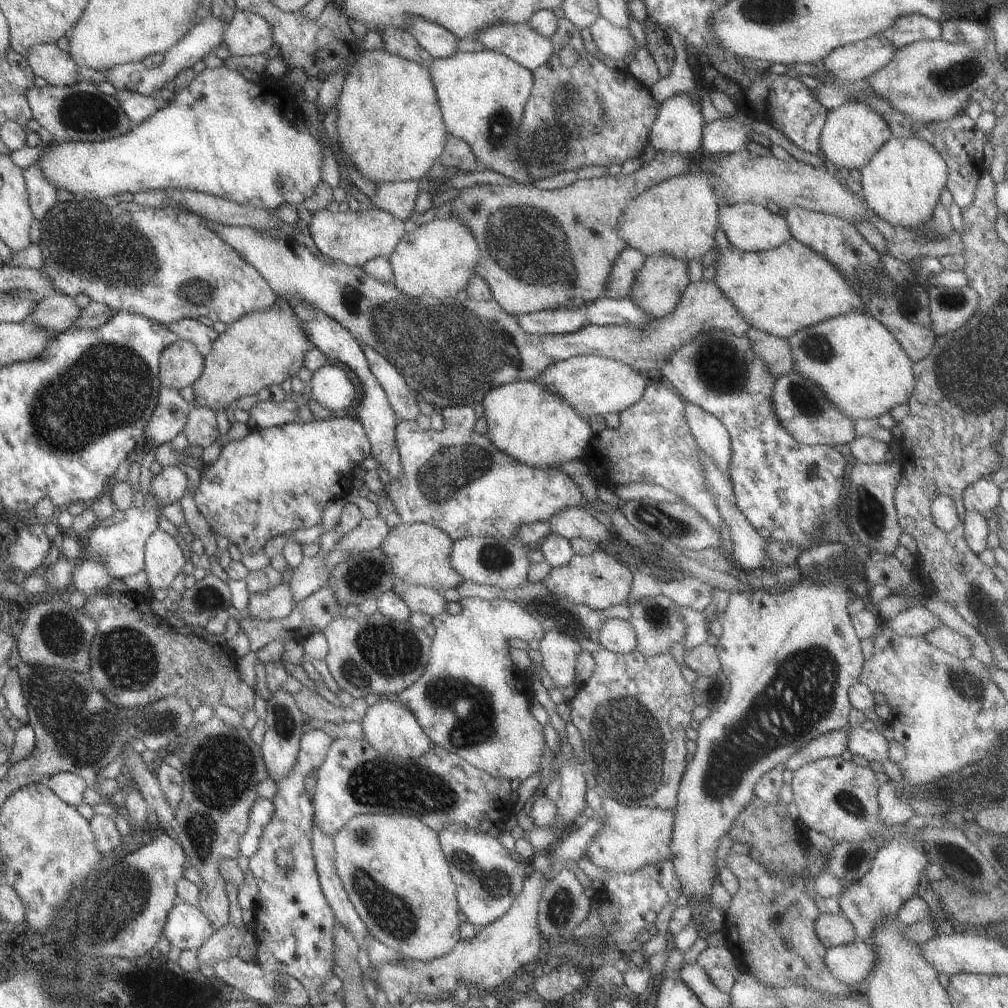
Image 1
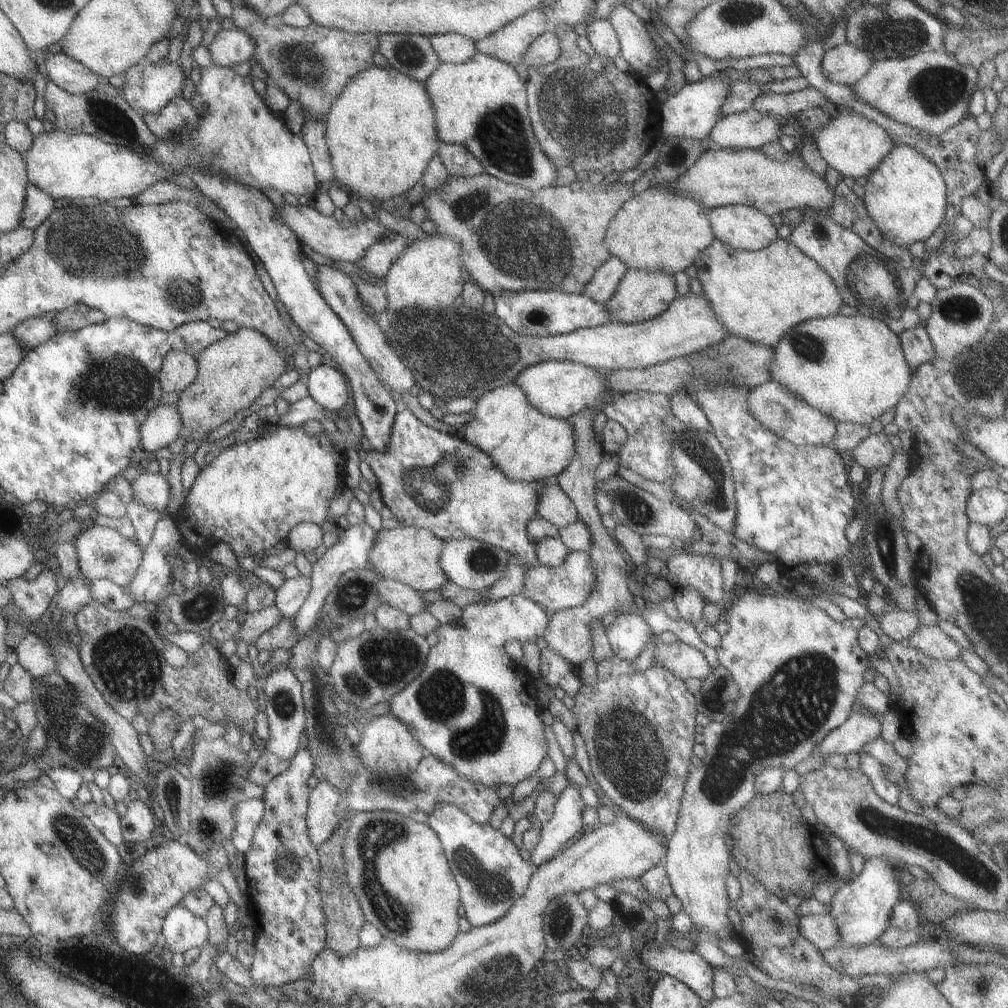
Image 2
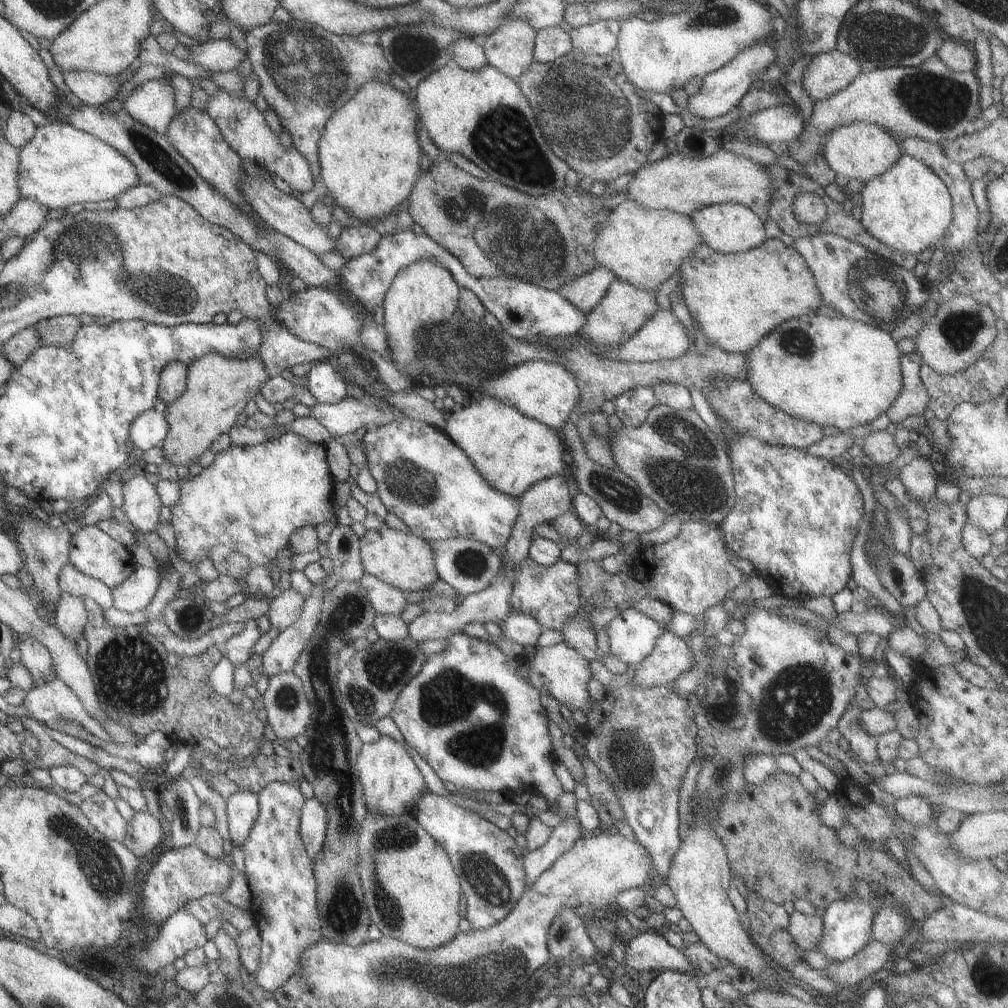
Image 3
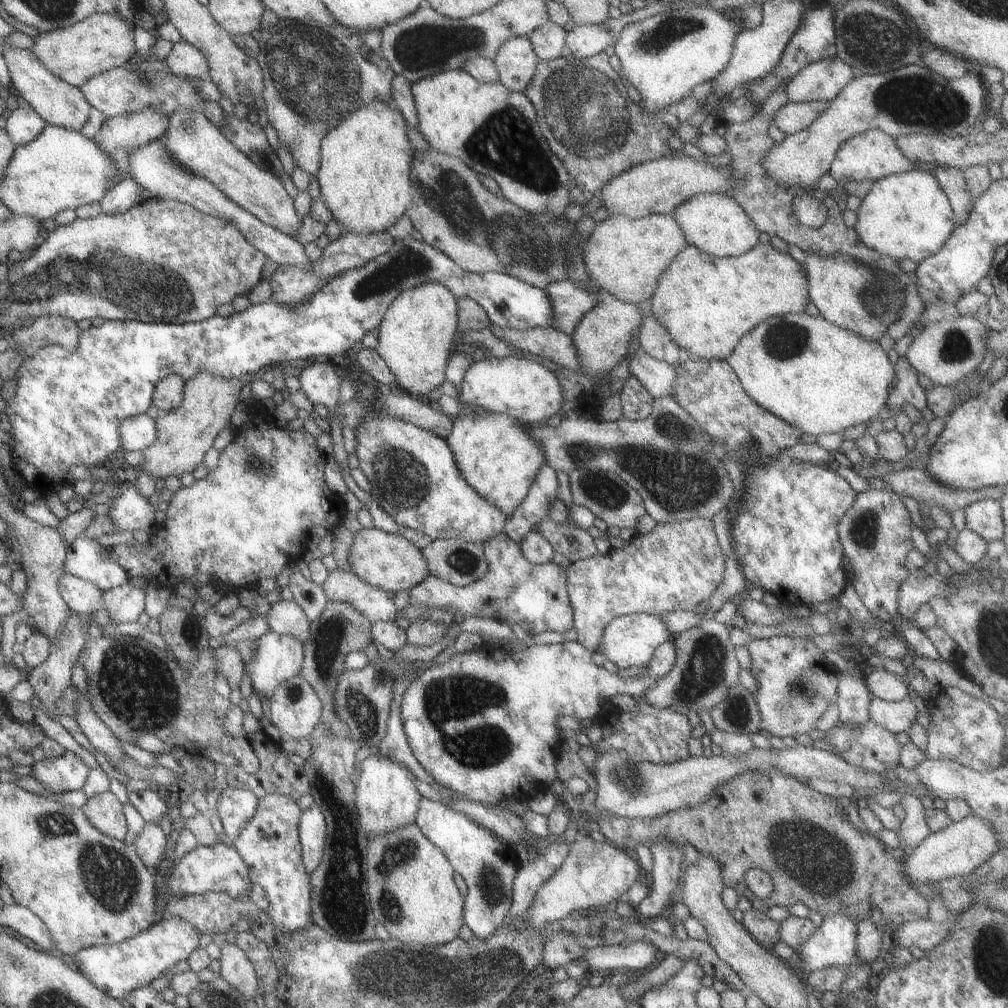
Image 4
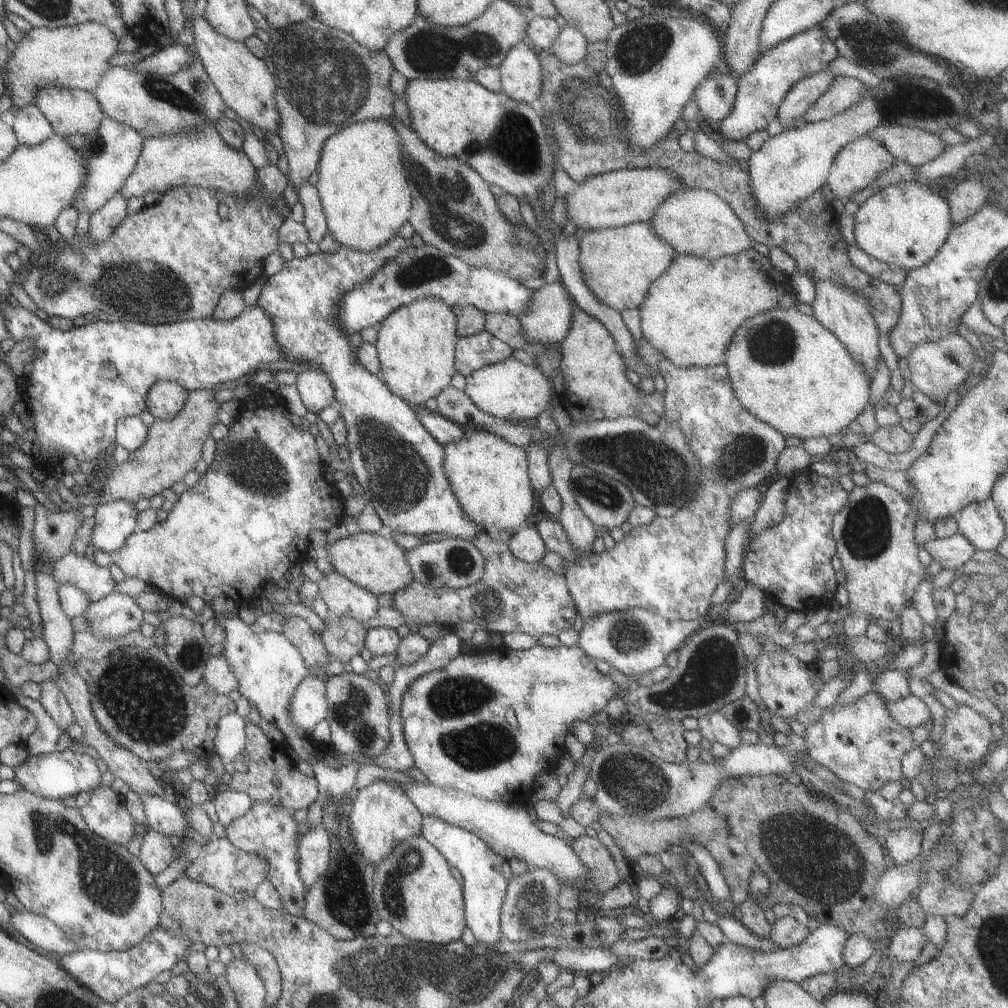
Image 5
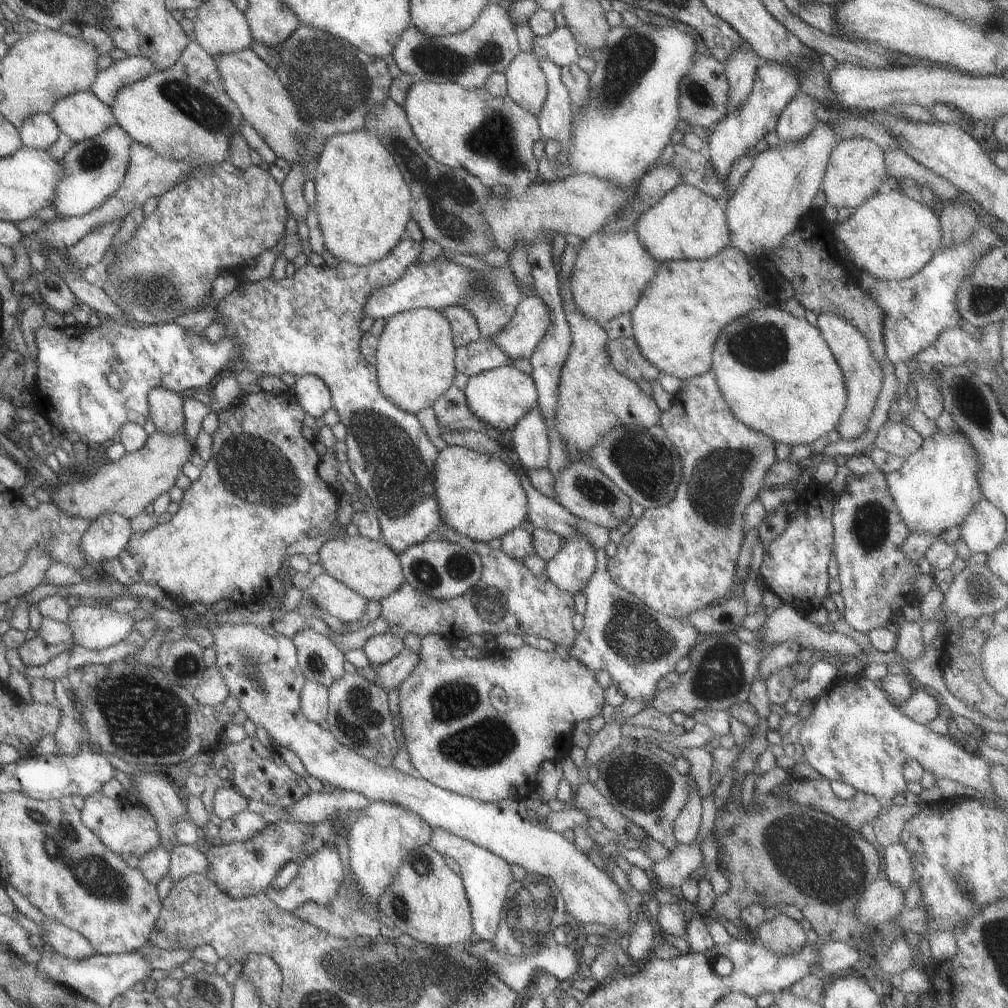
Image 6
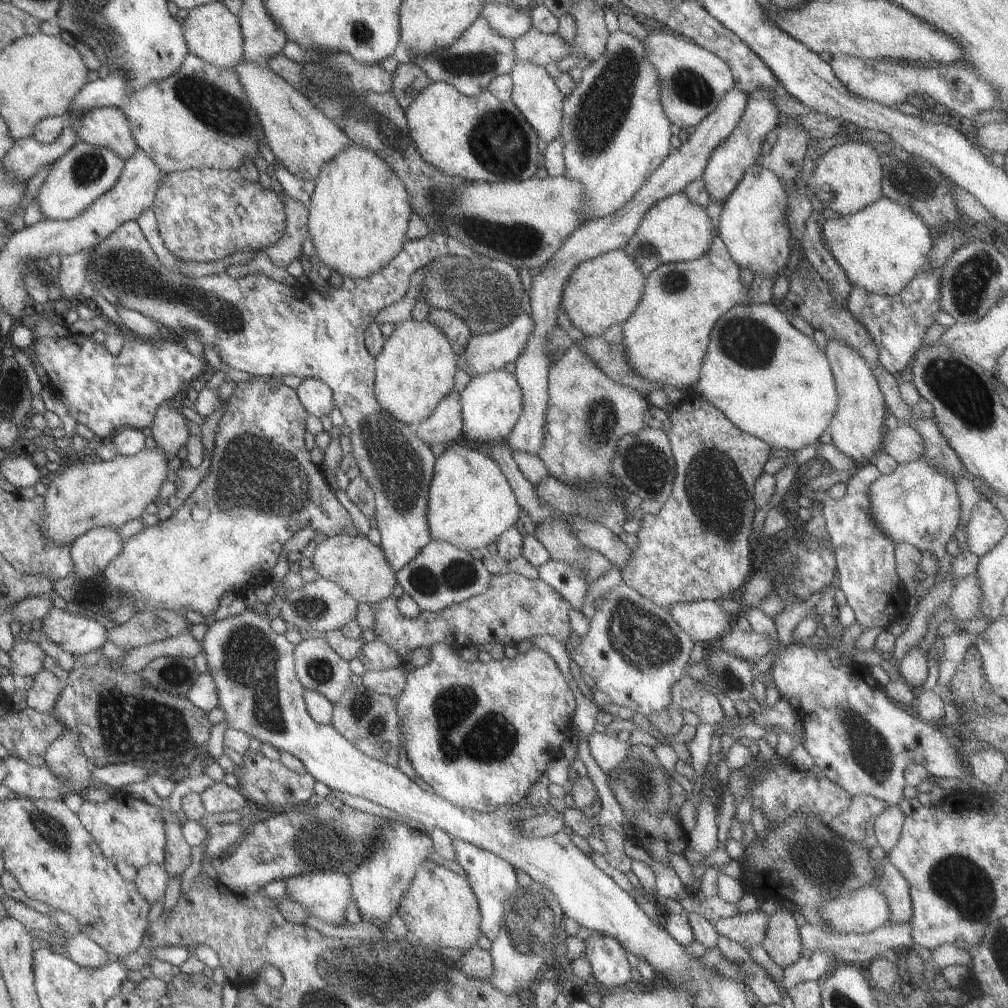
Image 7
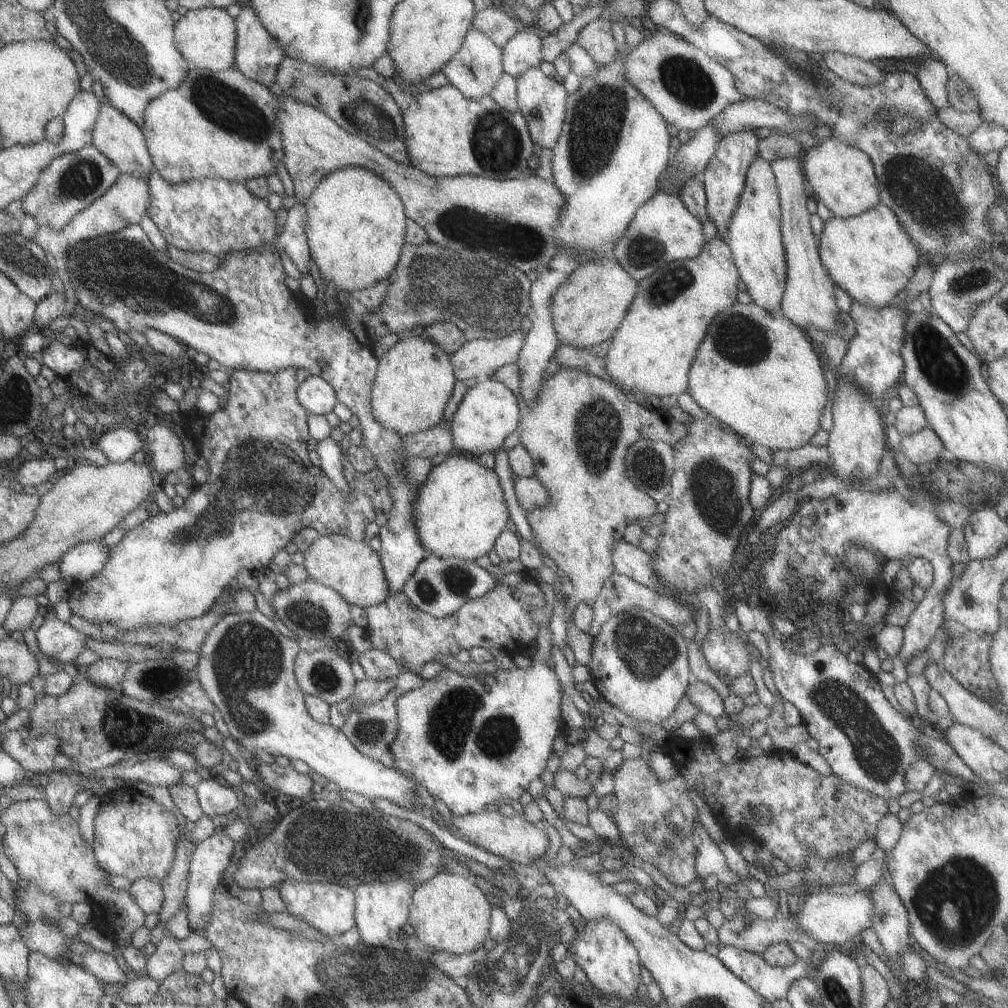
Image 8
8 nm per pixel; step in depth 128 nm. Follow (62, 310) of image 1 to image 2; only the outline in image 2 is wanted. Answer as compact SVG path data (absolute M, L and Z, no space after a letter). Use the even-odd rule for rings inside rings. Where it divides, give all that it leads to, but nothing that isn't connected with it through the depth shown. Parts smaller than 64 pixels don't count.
M48 314L36 316L35 318L27 318L27 320L19 322L15 326L11 334L17 340L17 344L23 348L23 354L35 348L38 344L45 342L55 333L53 316L54 314Z

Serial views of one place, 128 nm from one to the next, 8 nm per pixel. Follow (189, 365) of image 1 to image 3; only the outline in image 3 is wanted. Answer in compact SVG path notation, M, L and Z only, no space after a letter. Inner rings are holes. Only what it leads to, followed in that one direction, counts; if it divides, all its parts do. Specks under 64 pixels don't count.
M169 362L163 366L158 378L157 399L168 405L179 398L179 395L185 390L187 368L186 363L182 362Z

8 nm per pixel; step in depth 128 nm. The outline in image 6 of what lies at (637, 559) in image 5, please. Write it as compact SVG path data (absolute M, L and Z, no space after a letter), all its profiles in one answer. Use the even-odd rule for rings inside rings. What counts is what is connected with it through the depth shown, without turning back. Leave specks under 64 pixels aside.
M711 370L706 371L701 375L680 380L680 389L673 394L671 406L662 412L658 423L658 426L665 432L667 438L670 439L671 445L679 454L682 465L682 476L676 487L674 498L666 506L645 509L643 514L641 514L641 517L637 519L637 522L633 524L633 528L631 528L627 534L623 535L623 538L619 540L619 544L616 544L617 552L615 552L611 558L606 558L605 562L606 574L609 576L610 582L615 587L618 587L625 593L630 593L632 596L635 596L641 605L652 609L658 614L670 617L671 619L684 619L694 611L721 601L726 596L729 596L729 592L737 592L738 587L735 585L733 578L736 572L737 556L743 542L743 528L741 528L743 511L747 504L755 499L757 493L762 490L761 486L763 486L763 478L775 462L775 454L773 453L773 448L775 448L775 446L773 446L773 440L767 438L767 436L761 434L761 432L755 432L755 430L751 430L751 428L743 426L741 422L737 422L737 420L733 418L731 410L727 408L727 404L725 404L723 398L721 398L721 393L717 390L715 376L713 376Z

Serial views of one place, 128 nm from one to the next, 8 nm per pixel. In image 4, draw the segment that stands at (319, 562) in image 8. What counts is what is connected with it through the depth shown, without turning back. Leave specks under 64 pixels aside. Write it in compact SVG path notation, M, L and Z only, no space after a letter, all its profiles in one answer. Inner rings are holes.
M373 526L362 528L354 534L353 540L349 544L347 562L349 562L350 571L361 582L390 593L407 591L429 575L421 551L409 540L398 534L383 532Z

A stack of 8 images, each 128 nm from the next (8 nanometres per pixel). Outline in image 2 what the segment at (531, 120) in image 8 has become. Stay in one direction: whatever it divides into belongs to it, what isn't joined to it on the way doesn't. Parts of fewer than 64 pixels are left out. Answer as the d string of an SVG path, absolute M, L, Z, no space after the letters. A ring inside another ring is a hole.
M534 8L513 18L503 28L475 41L475 48L481 54L513 66L521 60L527 46L535 37L549 28L545 14L541 9Z

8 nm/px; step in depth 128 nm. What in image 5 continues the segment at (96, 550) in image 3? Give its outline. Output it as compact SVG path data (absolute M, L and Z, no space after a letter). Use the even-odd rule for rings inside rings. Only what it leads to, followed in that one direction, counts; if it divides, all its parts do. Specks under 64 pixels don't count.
M73 552L65 553L61 558L54 560L51 576L58 585L77 586L87 596L89 602L99 600L109 594L116 583L111 578L107 567L97 566L90 560L89 553L86 556L77 556Z

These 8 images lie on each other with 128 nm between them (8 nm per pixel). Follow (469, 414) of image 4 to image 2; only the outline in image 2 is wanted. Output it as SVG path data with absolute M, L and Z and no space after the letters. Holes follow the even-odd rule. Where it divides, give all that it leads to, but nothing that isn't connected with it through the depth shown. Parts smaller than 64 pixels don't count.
M507 383L483 393L470 411L473 419L453 435L489 454L493 464L509 478L519 482L551 480L569 464L573 456L573 432L567 419L551 418L531 408L519 386Z

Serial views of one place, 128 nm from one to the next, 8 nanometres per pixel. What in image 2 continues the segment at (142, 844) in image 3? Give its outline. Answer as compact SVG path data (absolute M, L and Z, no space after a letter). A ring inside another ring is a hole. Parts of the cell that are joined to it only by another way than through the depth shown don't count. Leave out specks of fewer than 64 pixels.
M134 799L126 803L127 810L120 816L122 840L125 842L137 843L149 838L156 818L152 810L146 804Z

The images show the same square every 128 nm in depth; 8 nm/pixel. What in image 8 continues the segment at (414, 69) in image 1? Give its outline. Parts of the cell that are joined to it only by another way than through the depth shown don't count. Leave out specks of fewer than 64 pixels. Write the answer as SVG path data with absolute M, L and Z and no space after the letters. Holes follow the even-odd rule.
M345 166L333 170L319 180L309 198L305 200L305 232L307 248L311 260L325 282L333 282L335 290L349 294L353 290L363 290L373 286L382 278L387 278L397 264L401 248L404 245L405 219L404 207L401 206L393 188L377 174L359 166Z

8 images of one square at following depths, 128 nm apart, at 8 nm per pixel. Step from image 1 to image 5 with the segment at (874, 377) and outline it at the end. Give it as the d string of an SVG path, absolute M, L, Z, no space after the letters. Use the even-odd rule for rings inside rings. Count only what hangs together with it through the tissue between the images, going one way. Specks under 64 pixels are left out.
M793 308L763 310L743 320L725 348L722 363L739 406L784 437L803 440L843 432L854 427L853 419L869 404L872 378L863 372L863 366L851 358L841 342L825 330L813 315L802 314Z

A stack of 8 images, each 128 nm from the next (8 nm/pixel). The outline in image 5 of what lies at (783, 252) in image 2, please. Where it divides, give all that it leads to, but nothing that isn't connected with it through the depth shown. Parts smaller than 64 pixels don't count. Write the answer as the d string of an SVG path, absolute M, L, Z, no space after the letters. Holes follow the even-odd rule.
M754 246L737 254L715 257L711 260L688 254L674 254L665 272L649 284L645 298L637 306L637 312L641 336L673 366L689 368L720 365L731 336L743 320L763 310L795 309L797 304L795 292L787 286L785 275L769 264L764 250Z

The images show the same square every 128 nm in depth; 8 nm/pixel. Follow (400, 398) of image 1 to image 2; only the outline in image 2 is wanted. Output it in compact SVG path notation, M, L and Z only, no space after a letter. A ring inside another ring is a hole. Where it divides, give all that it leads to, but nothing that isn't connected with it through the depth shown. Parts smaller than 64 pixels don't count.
M302 254L303 264L308 272L308 277L312 280L317 289L317 292L323 297L325 304L341 319L341 322L347 328L347 332L351 335L359 354L363 355L363 358L368 362L369 366L374 370L379 382L393 394L396 403L396 409L402 411L405 407L399 400L400 396L403 396L405 392L409 391L409 388L415 384L413 380L413 374L408 368L397 358L396 354L391 350L385 334L369 320L369 316L361 310L359 306L359 294L357 294L357 288L355 284L351 282L348 275L345 275L337 269L331 268L327 265L318 265L315 262L311 262L305 259Z

